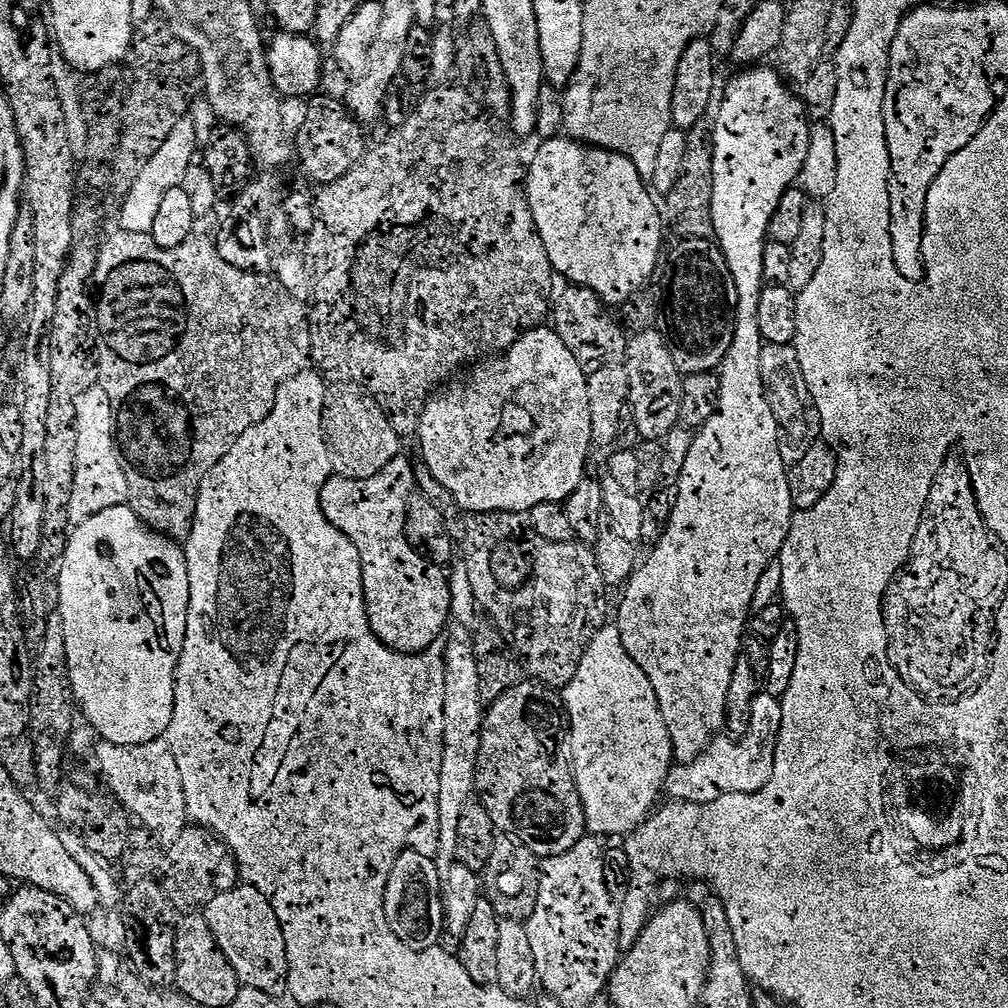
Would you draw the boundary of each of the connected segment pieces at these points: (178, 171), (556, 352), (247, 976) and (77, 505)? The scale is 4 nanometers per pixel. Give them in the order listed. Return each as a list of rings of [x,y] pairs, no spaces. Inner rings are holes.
[[[185,118],[178,122],[178,126],[174,126],[171,137],[166,142],[162,142],[162,146],[152,155],[150,162],[146,163],[145,169],[138,175],[137,181],[134,182],[133,188],[129,192],[129,196],[125,200],[125,204],[121,208],[118,217],[119,227],[125,232],[146,232],[151,233],[154,226],[154,218],[158,214],[158,205],[161,204],[166,190],[171,188],[179,188],[184,183],[184,175],[186,174],[186,166],[190,166],[194,157],[198,152],[198,144],[196,148],[196,124],[192,118]]]
[[[541,326],[533,328],[532,331],[521,336],[520,340],[514,342],[514,346],[510,346],[507,352],[469,367],[467,371],[460,374],[465,374],[465,376],[457,375],[455,378],[449,379],[443,387],[429,396],[425,404],[424,439],[418,443],[418,448],[424,451],[423,467],[429,468],[434,474],[434,478],[438,478],[438,482],[442,482],[442,486],[446,486],[446,490],[450,490],[450,494],[454,494],[454,498],[460,503],[461,509],[468,514],[477,512],[524,512],[533,504],[564,502],[568,496],[574,493],[575,487],[582,482],[586,475],[584,467],[588,464],[588,447],[593,447],[594,444],[590,397],[587,393],[588,376],[584,368],[585,365],[568,349],[566,342],[562,342],[562,338],[555,330],[548,326]]]
[[[240,882],[236,888],[216,894],[203,909],[202,915],[214,930],[220,949],[234,966],[241,985],[258,988],[279,997],[280,991],[290,984],[288,967],[288,940],[276,913],[263,888]]]
[[[95,386],[81,394],[77,402],[77,428],[77,472],[74,477],[74,494],[70,498],[70,506],[68,507],[68,518],[72,522],[88,520],[102,510],[129,503],[126,470],[124,469],[124,461],[120,459],[120,450],[114,435],[114,413],[110,394],[106,394],[106,390],[102,386]]]

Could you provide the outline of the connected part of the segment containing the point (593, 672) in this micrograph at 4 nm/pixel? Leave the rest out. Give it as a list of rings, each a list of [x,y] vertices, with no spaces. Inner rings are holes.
[[[605,624],[600,628],[599,632],[590,642],[590,646],[586,650],[586,654],[582,658],[582,662],[578,666],[578,674],[574,674],[574,678],[569,684],[565,684],[562,689],[564,698],[564,706],[566,709],[567,719],[570,721],[570,759],[573,769],[576,773],[576,785],[580,791],[582,798],[582,806],[586,814],[586,822],[588,823],[587,831],[593,837],[605,838],[604,836],[620,836],[627,837],[636,831],[645,820],[648,819],[650,813],[657,807],[656,799],[662,796],[664,792],[664,783],[668,777],[668,772],[674,766],[674,745],[669,727],[665,722],[665,716],[660,710],[660,703],[657,700],[657,692],[653,688],[653,684],[649,680],[649,676],[645,674],[644,669],[636,662],[627,649],[621,643],[621,630],[619,625]]]

